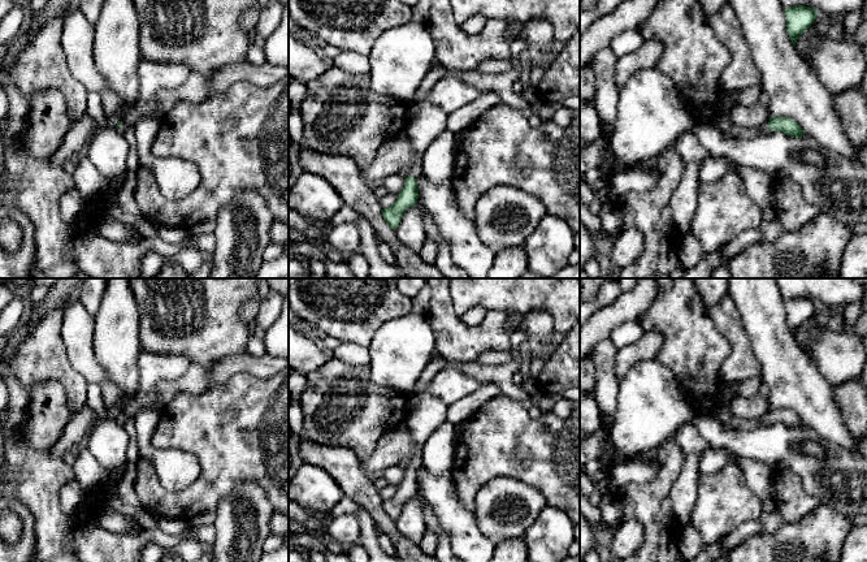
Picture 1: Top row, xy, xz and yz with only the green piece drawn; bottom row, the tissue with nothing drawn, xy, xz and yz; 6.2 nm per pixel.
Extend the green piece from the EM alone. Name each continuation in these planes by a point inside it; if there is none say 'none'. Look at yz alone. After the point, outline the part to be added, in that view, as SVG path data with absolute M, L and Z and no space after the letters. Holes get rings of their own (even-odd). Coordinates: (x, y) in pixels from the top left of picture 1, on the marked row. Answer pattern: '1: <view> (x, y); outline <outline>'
1: yz (722, 122); outline M720 114L712 121L712 125L716 126L720 131L729 133L736 140L747 140L753 139L760 134L768 133L768 122L759 127L741 127L736 126L725 114Z

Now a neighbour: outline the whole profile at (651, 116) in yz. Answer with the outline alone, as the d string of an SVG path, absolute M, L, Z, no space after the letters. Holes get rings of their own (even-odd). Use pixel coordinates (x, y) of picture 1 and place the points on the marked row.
M658 66L640 69L619 88L610 151L625 167L656 161L693 126L675 82Z

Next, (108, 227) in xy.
M105 212L99 217L92 232L109 241L126 243L134 233L134 228Z

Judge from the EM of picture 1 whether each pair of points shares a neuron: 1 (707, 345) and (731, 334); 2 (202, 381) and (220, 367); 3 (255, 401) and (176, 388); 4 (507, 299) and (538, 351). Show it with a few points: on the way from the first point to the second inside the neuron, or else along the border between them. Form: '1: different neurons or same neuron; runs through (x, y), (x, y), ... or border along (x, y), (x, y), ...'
1: different neurons; border along (706, 311), (729, 346), (729, 354), (722, 367)
2: same neuron; runs through (206, 380), (216, 371)
3: different neurons; border along (229, 377), (203, 392), (180, 392), (172, 400)
4: same neuron; runs through (530, 299), (543, 299), (558, 314), (558, 333)

